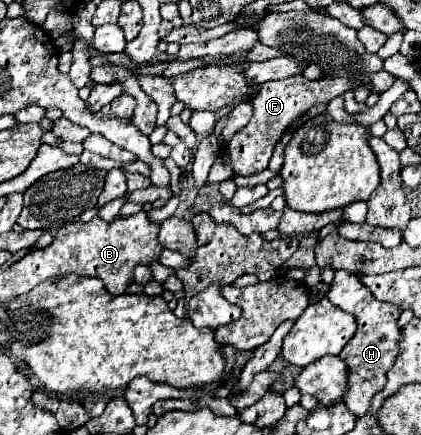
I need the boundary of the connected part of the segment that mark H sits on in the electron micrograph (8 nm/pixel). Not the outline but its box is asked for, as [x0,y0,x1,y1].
[326,271,402,417]

